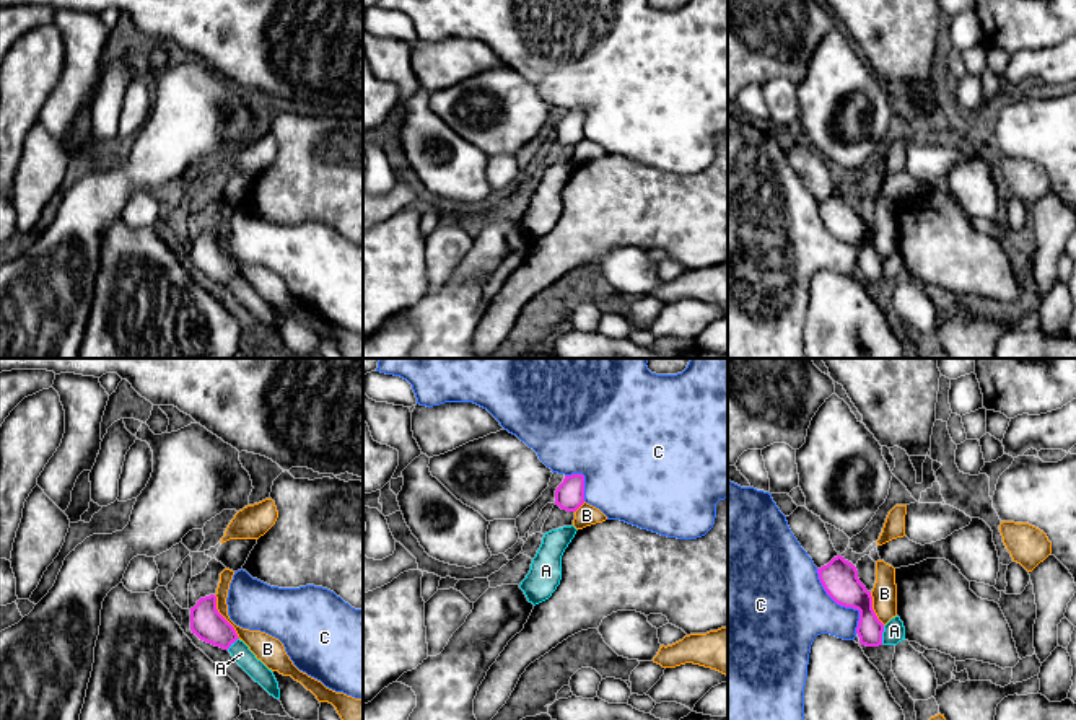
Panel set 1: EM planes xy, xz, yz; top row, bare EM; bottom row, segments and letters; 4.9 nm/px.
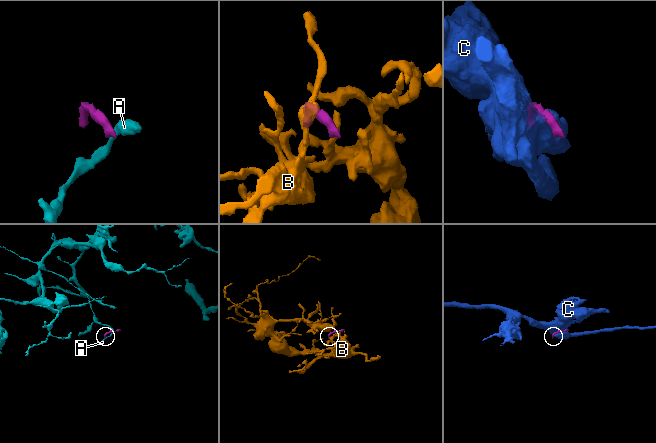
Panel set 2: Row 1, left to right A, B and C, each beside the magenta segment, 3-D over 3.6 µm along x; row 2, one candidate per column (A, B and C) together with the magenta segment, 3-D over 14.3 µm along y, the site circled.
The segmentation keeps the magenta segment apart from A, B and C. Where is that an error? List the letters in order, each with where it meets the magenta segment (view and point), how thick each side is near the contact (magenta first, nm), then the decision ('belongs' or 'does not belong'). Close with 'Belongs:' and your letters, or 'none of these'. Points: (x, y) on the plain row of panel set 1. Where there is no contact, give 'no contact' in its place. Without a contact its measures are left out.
A: yz (881, 269) | 140/110 nm | does not belong
B: xy (222, 251) | 160/120 nm | does not belong
C: yz (842, 240) | 180/380 nm | does not belong
Belongs: none of these

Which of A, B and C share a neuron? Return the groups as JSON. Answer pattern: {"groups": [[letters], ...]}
{"groups": [["A"], ["B"], ["C"]]}

